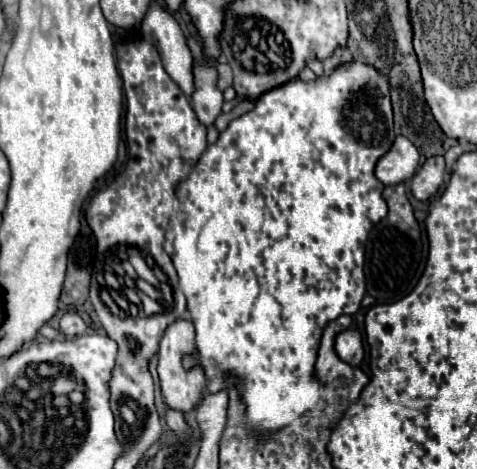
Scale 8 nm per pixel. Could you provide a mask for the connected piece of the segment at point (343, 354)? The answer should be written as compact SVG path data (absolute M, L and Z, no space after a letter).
M346 329L336 335L334 339L334 351L338 357L348 363L350 367L358 367L364 359L364 347L362 347L362 335L354 329Z

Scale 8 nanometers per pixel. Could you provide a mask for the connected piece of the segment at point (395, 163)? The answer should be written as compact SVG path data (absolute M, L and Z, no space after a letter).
M398 135L392 143L392 149L378 159L374 175L382 185L396 185L408 181L414 175L418 161L420 155L416 147L406 137Z

